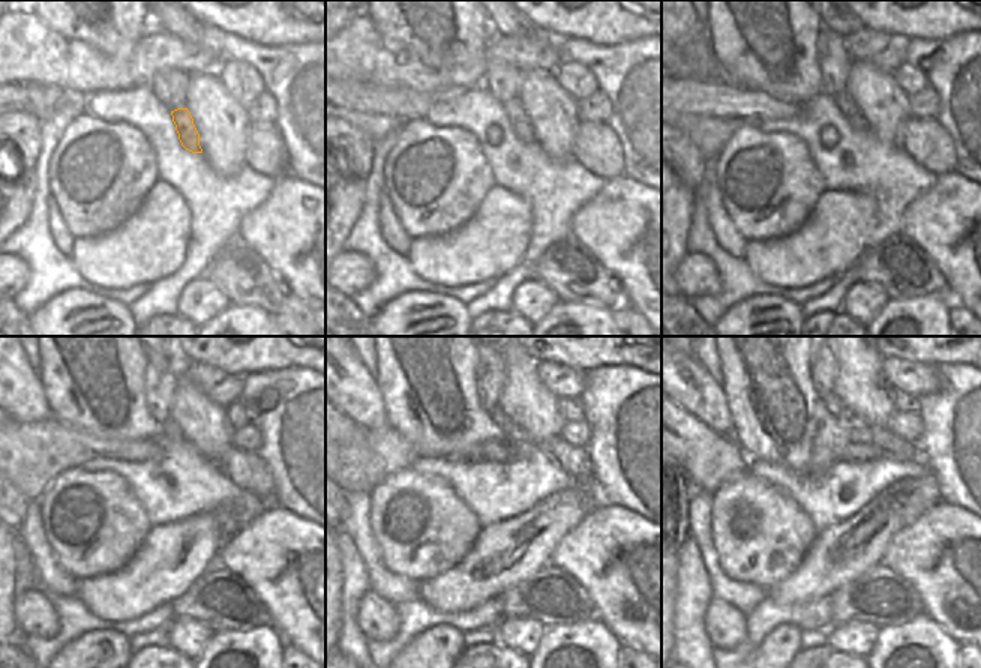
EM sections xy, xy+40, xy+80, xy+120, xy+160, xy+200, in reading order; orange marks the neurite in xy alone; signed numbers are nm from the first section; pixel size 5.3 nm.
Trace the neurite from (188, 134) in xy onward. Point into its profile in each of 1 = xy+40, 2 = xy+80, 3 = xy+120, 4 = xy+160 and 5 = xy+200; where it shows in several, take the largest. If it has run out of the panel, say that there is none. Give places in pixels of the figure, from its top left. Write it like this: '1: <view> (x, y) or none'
1: xy+40 (513, 108)
2: xy+80 (845, 102)
3: xy+120 (170, 430)
4: xy+160 (498, 416)
5: xy+200 (831, 401)

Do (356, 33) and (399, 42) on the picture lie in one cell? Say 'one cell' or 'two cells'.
two cells

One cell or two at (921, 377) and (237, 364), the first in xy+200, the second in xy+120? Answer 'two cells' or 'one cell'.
two cells

